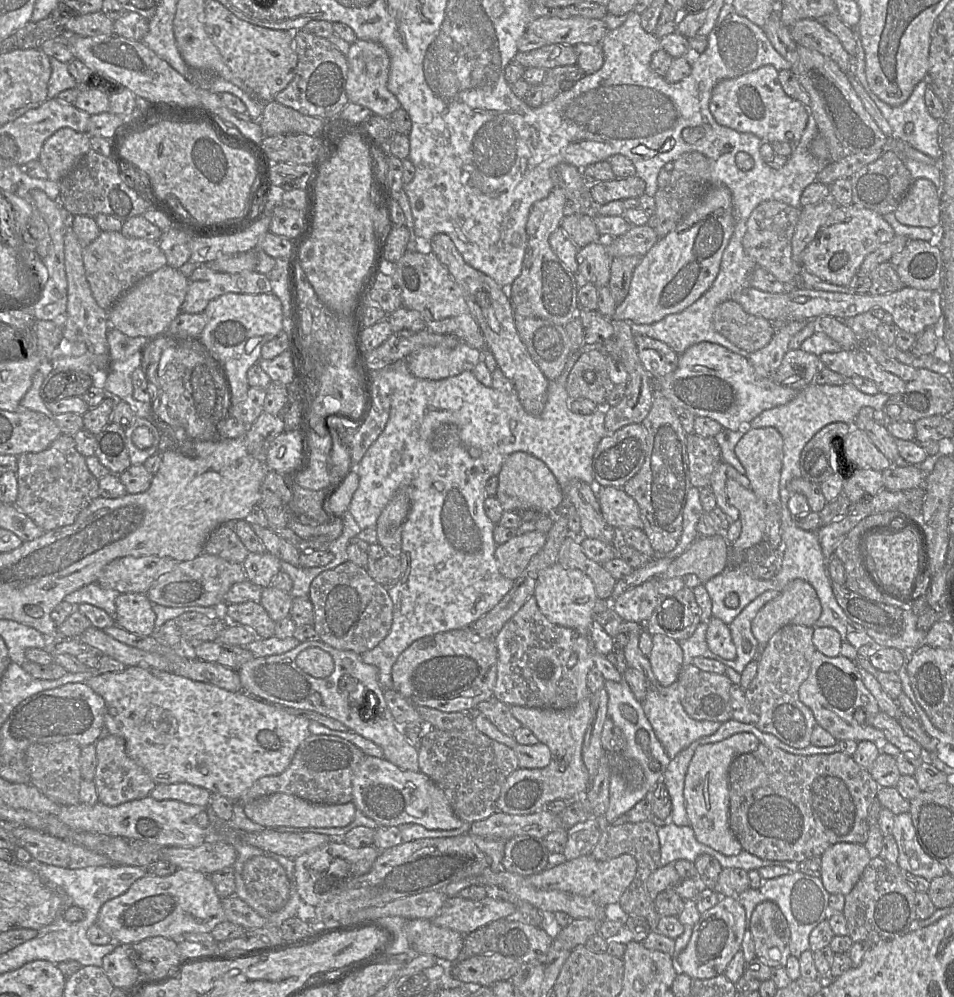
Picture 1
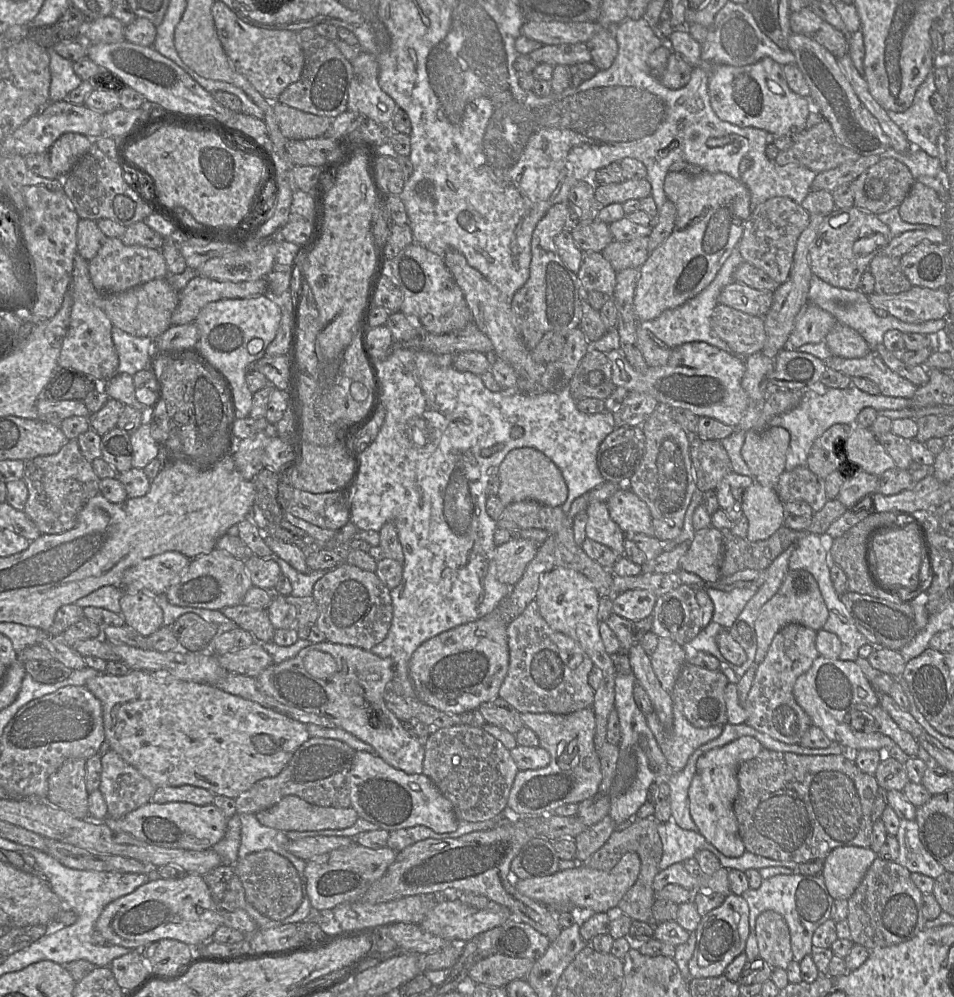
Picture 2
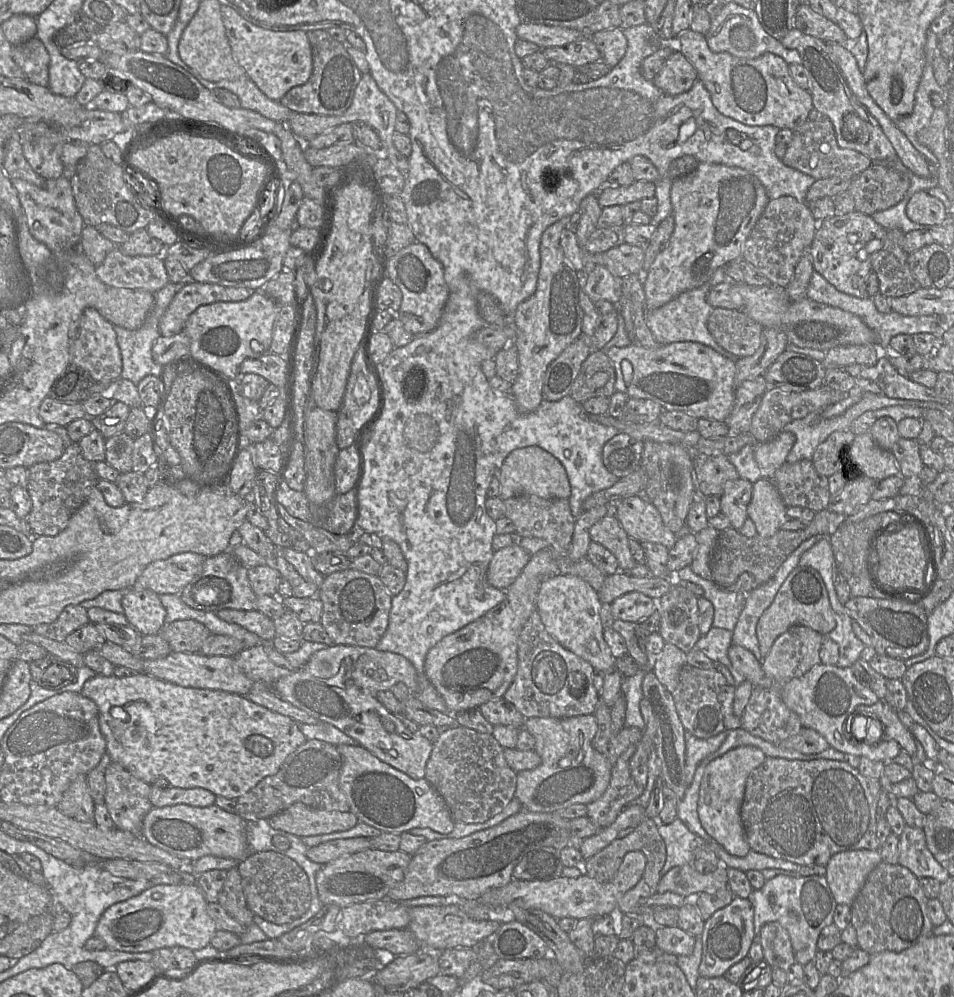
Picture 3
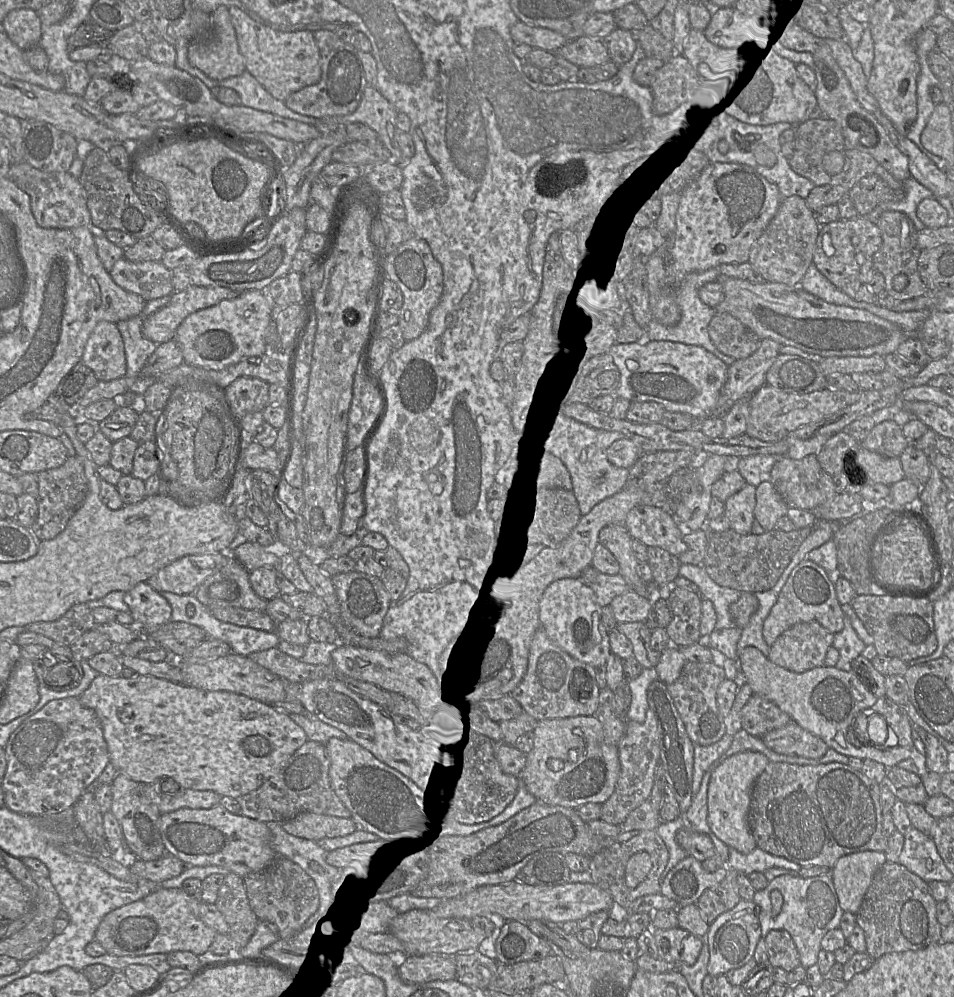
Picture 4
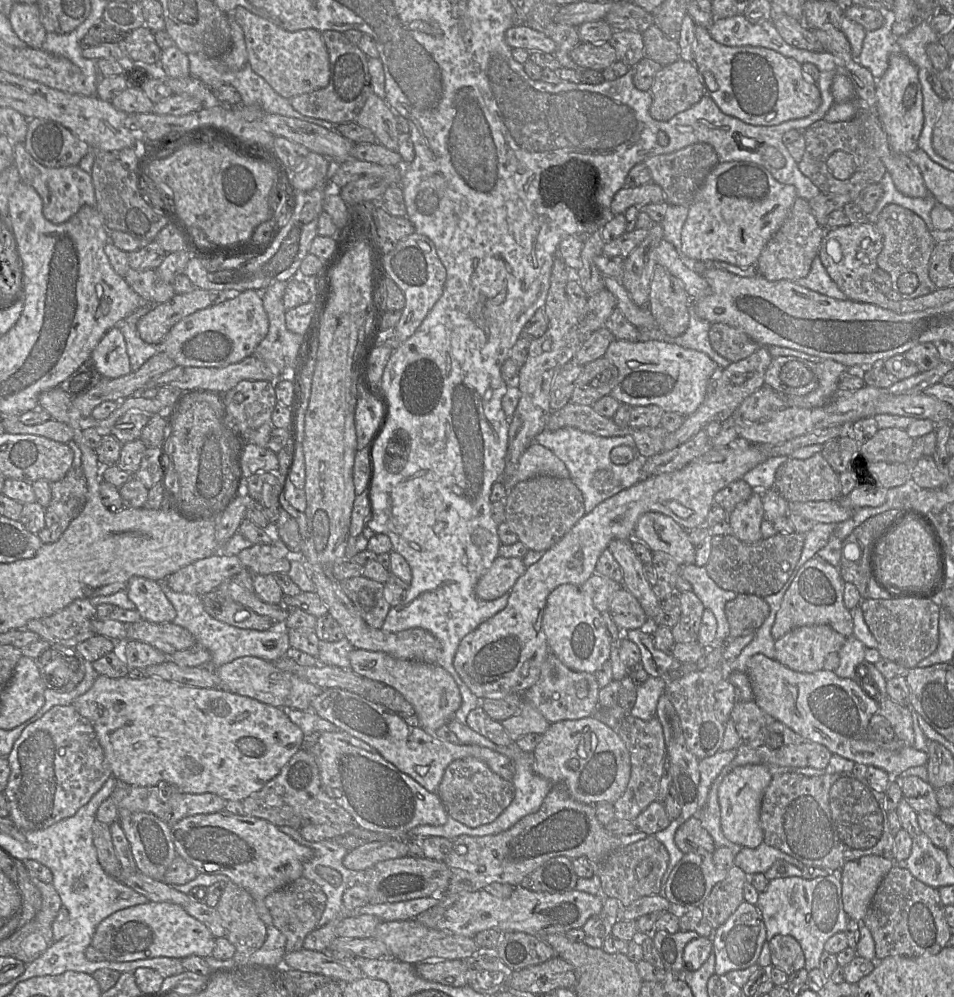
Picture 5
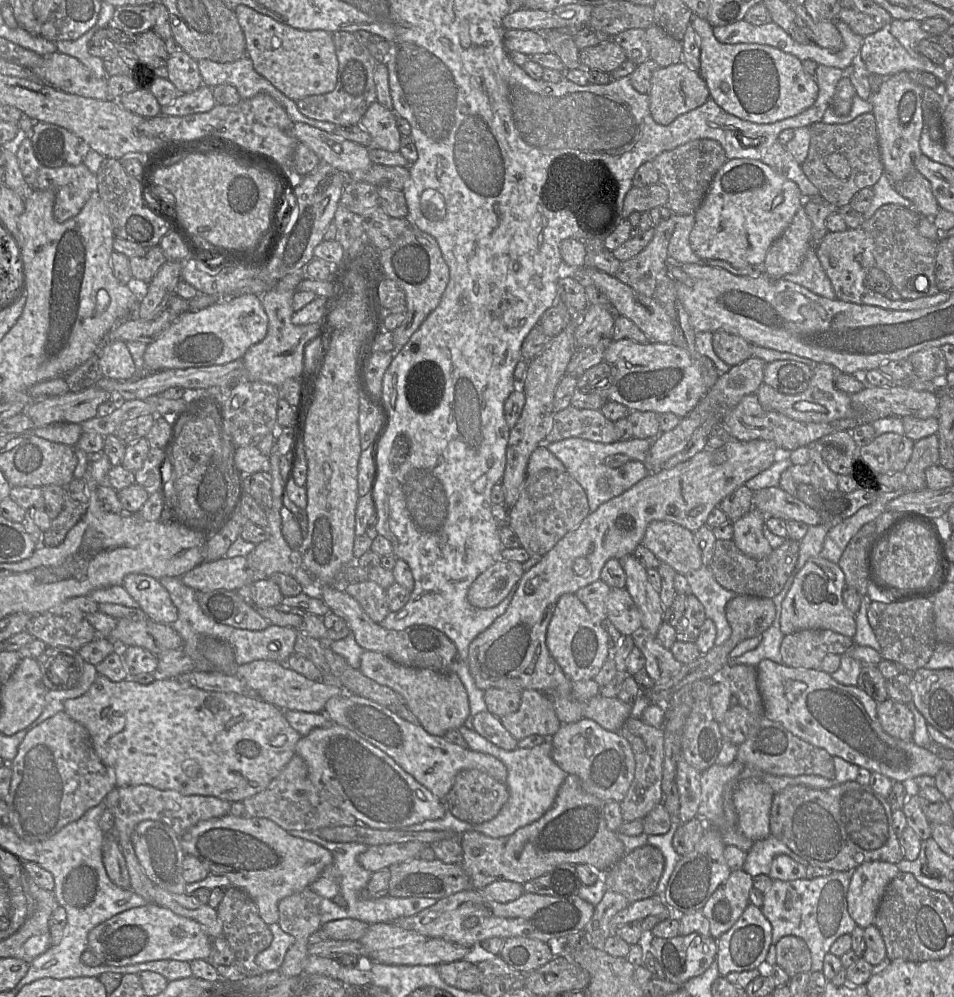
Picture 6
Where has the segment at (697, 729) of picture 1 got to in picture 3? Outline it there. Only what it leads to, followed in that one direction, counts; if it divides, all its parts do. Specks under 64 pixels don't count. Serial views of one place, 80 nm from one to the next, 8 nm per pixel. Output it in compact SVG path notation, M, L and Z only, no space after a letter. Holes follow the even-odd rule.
M723 730L716 736L700 739L685 731L686 745L686 781L690 785L698 764L711 753L715 752L726 739L730 730Z

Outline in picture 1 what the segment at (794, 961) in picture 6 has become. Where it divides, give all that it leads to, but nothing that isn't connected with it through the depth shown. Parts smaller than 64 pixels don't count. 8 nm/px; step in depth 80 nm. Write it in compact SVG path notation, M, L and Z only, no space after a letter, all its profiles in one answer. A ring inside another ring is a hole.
M771 901L759 903L752 912L748 930L754 941L756 957L770 968L785 968L787 960L791 955L790 929L779 907Z

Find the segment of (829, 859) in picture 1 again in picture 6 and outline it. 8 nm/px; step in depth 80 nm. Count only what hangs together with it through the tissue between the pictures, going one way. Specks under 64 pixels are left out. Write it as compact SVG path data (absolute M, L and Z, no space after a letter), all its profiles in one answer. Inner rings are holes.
M884 861L865 862L852 871L847 906L859 927L873 925L885 890L899 871L896 864Z

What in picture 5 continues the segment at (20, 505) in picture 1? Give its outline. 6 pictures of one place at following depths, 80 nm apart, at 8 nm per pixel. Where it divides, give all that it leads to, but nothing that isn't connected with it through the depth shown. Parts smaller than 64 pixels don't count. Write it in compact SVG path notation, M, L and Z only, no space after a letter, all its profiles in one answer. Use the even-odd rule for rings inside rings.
M71 467L63 479L50 482L50 488L52 497L45 508L45 527L38 533L43 544L58 541L87 501L88 488L82 467Z

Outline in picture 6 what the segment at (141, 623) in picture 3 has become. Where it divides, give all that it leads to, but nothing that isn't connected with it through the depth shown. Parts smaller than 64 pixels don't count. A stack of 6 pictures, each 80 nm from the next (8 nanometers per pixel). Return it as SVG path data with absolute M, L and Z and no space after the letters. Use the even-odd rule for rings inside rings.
M131 573L125 576L122 586L139 603L139 608L150 620L169 625L177 620L177 608L159 580L144 574Z

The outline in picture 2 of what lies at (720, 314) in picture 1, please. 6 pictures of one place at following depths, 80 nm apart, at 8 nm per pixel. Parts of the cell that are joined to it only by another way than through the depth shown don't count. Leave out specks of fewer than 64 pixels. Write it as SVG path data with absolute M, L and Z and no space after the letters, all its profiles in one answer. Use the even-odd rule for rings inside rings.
M718 303L713 309L711 328L729 347L745 356L761 352L767 335L764 318Z

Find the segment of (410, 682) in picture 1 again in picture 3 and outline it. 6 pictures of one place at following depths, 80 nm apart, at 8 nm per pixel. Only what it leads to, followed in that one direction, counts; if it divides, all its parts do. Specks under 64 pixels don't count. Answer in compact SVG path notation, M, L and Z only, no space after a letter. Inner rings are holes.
M546 548L532 555L514 583L505 590L505 599L479 619L445 636L426 655L424 671L447 708L455 713L478 708L482 704L504 697L518 667L518 637L534 610L540 585L548 578L562 575L552 553Z

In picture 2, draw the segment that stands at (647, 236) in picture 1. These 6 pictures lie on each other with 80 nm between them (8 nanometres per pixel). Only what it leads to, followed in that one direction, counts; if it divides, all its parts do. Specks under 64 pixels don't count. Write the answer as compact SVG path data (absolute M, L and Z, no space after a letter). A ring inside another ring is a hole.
M639 237L631 241L611 242L601 252L616 272L627 268L639 269L648 258L649 237Z

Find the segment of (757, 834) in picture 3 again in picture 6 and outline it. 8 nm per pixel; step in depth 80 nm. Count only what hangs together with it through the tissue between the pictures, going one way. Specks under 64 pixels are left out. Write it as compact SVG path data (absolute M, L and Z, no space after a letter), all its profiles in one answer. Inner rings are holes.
M848 781L827 789L814 789L803 785L788 786L773 795L770 817L769 817L770 835L777 838L785 844L795 854L803 858L808 864L819 867L828 868L835 871L852 872L859 865L870 861L884 861L897 864L904 859L904 851L899 843L899 839L893 829L892 809L886 798L876 793L870 785L862 785L857 781Z

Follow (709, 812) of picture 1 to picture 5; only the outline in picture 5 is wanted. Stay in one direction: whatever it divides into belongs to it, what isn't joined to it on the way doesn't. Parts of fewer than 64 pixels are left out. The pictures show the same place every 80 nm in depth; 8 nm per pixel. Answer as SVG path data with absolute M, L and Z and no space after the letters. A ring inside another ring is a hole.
M750 764L733 768L718 787L720 825L724 836L745 848L756 848L763 842L760 825L760 808L764 792L771 781L767 764Z

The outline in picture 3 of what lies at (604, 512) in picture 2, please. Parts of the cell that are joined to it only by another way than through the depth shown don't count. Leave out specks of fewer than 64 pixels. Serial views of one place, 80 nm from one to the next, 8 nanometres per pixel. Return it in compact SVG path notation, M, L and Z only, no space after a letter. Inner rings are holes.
M613 514L596 522L589 531L591 541L609 550L617 559L620 571L628 572L637 563L629 549L629 536Z

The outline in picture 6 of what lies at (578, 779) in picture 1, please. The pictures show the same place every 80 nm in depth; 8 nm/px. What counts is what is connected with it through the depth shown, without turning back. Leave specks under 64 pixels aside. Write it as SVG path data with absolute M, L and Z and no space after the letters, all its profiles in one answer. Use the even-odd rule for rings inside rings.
M589 718L562 724L551 737L554 762L567 774L575 774L582 788L602 801L621 802L635 773L635 759L630 743L619 732L609 731Z

